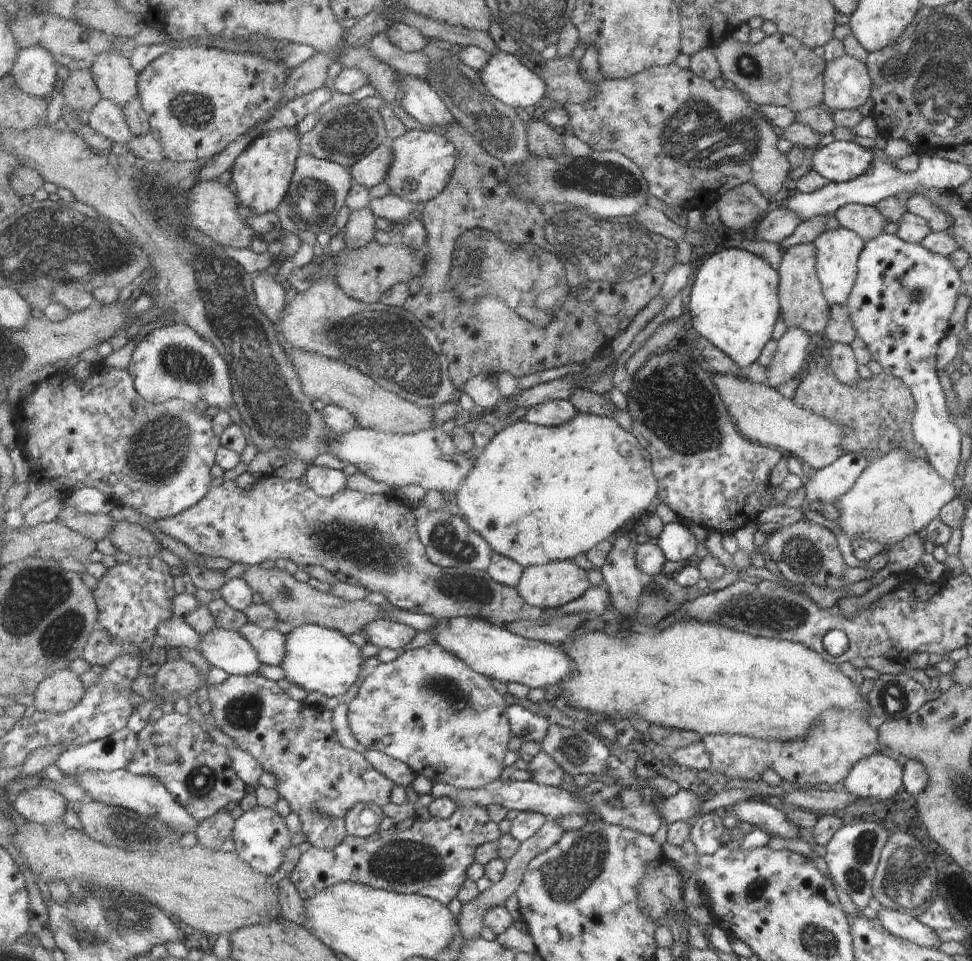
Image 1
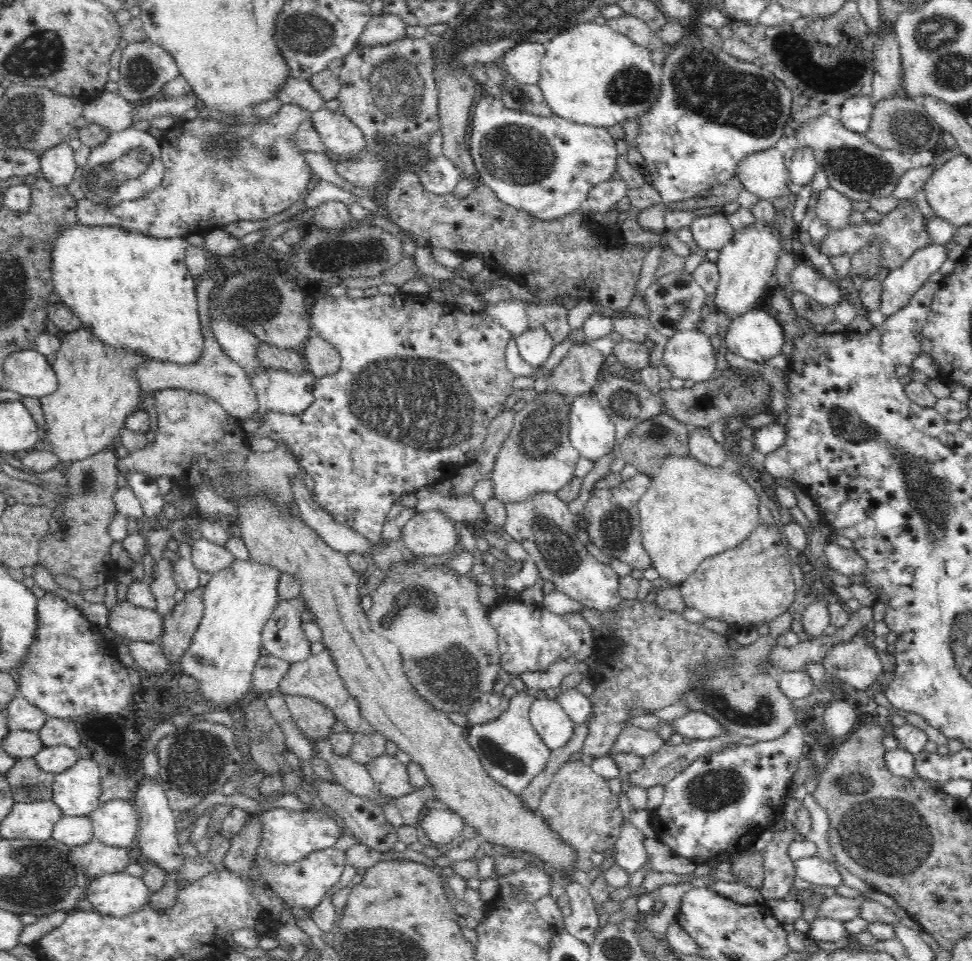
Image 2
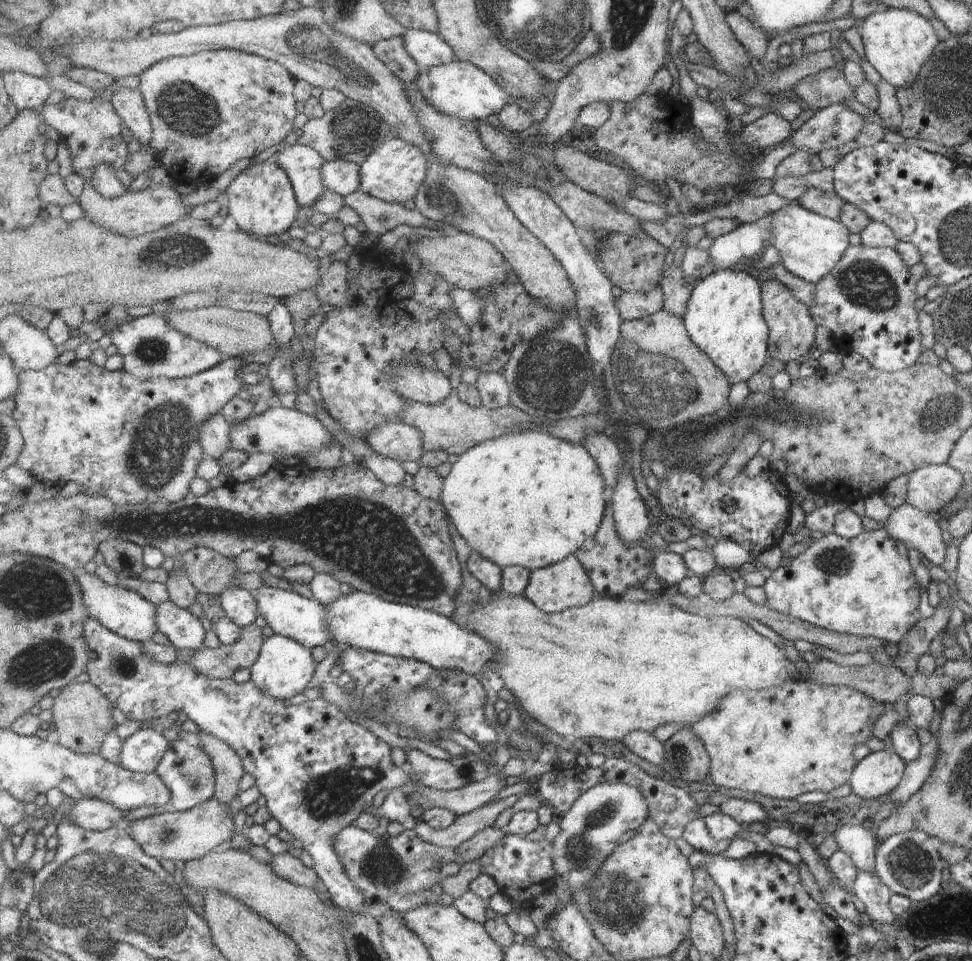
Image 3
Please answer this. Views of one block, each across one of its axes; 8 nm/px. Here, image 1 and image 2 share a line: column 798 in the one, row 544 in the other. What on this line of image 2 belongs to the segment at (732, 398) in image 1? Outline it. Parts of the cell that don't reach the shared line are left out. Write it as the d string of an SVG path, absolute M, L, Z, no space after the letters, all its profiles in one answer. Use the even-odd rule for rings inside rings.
M442 511L417 512L402 529L401 539L414 554L440 557L446 552L459 551L459 535L451 518Z

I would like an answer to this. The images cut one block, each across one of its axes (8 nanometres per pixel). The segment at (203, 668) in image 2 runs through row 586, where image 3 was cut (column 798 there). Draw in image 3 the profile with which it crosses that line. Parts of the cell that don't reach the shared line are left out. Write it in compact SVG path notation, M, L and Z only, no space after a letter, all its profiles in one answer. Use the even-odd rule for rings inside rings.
M797 203L785 204L769 216L772 245L763 246L761 258L752 264L756 269L767 269L779 262L789 274L813 285L835 268L839 256L849 246L849 232L843 224L808 211Z

